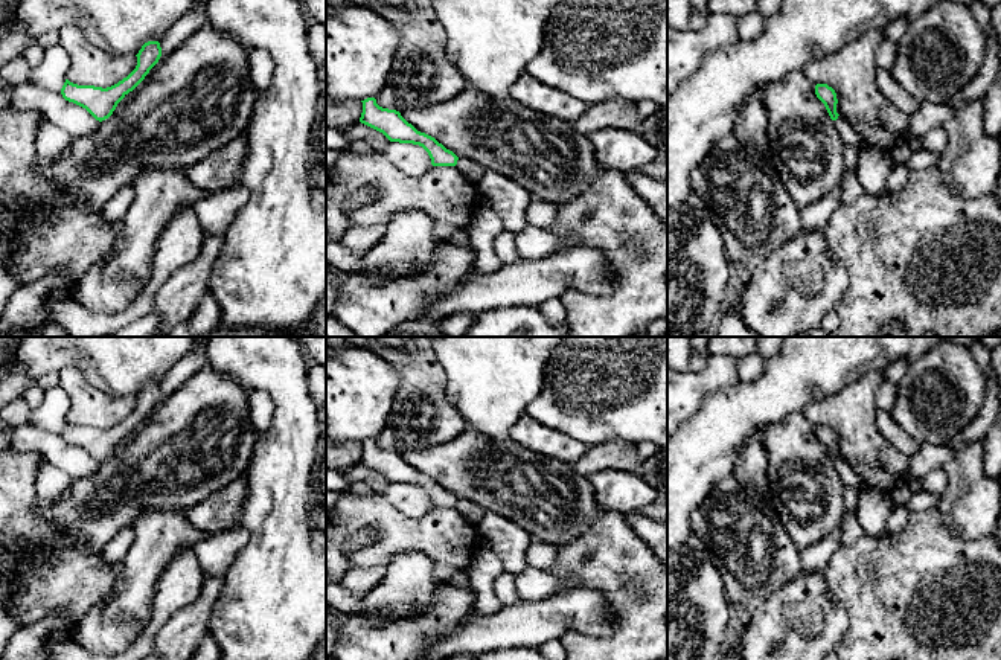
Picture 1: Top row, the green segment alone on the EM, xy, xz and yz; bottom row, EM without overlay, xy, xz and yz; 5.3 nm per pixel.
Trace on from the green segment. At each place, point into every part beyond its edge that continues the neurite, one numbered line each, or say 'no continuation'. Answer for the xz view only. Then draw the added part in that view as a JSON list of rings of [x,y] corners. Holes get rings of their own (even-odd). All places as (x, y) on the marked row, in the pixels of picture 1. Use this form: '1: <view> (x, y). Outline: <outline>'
no continuation

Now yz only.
1: yz (849, 136). Outline: [[[838,116],[838,119],[833,120],[833,125],[841,136],[843,145],[855,146],[859,151],[865,146],[862,137],[850,127],[850,123],[843,116]]]

